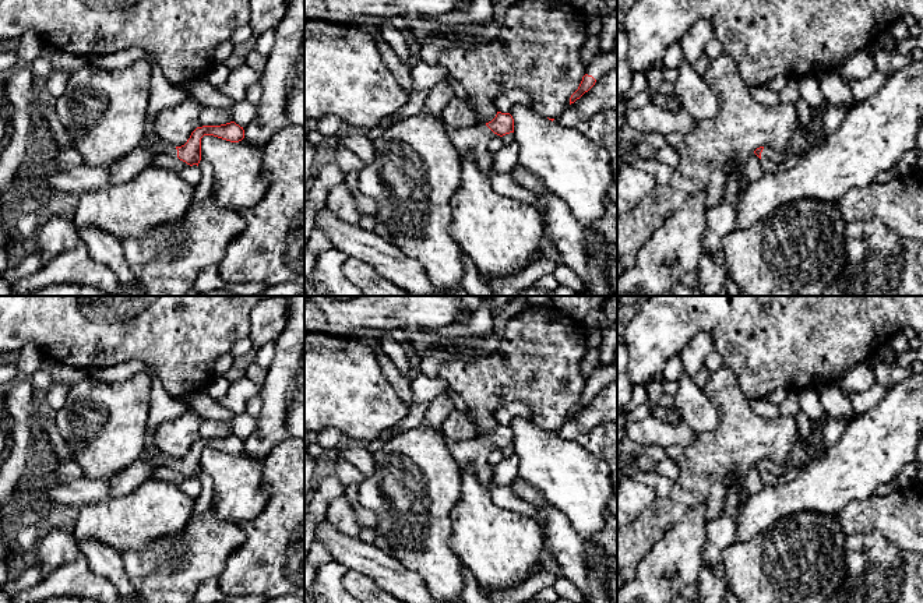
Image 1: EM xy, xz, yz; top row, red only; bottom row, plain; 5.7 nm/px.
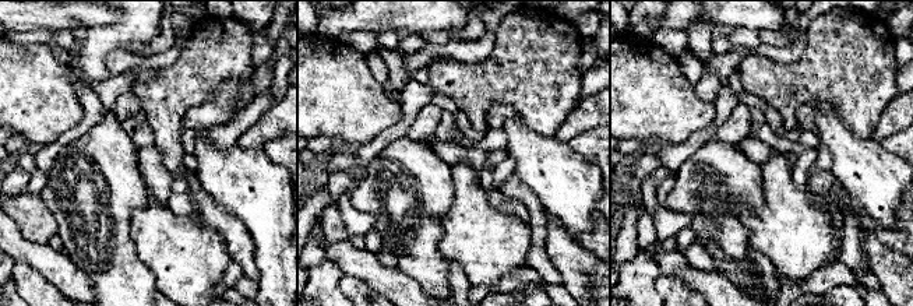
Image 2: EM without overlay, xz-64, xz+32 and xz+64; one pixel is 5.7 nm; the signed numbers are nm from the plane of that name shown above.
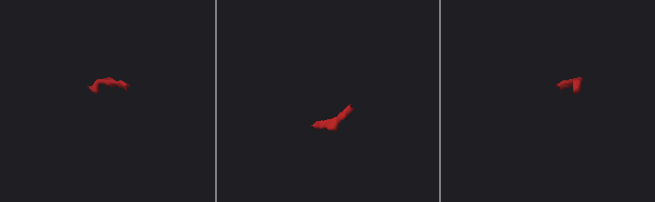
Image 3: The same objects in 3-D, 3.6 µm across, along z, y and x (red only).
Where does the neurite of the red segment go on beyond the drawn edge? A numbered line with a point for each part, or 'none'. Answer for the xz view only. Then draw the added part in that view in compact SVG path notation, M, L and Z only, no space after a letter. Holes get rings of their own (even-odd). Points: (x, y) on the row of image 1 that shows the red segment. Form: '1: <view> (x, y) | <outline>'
1: xz (602, 63) | M612 47L607 52L599 52L593 60L586 64L585 74L592 75L596 81L609 70L617 67L617 49Z
2: xz (474, 140) | M476 123L472 127L447 127L451 142L461 154L471 154L483 173L492 173L493 154L489 142L494 133L485 124Z

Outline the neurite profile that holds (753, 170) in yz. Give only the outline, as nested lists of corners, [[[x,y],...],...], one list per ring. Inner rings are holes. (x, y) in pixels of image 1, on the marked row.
[[[754,152],[750,155],[747,165],[743,168],[743,173],[748,183],[755,181],[762,176],[764,170],[761,169],[760,158]]]

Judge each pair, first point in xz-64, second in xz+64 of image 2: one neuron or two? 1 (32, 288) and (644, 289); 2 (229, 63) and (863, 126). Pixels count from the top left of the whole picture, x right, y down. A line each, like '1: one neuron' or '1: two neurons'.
1: two neurons
2: one neuron

